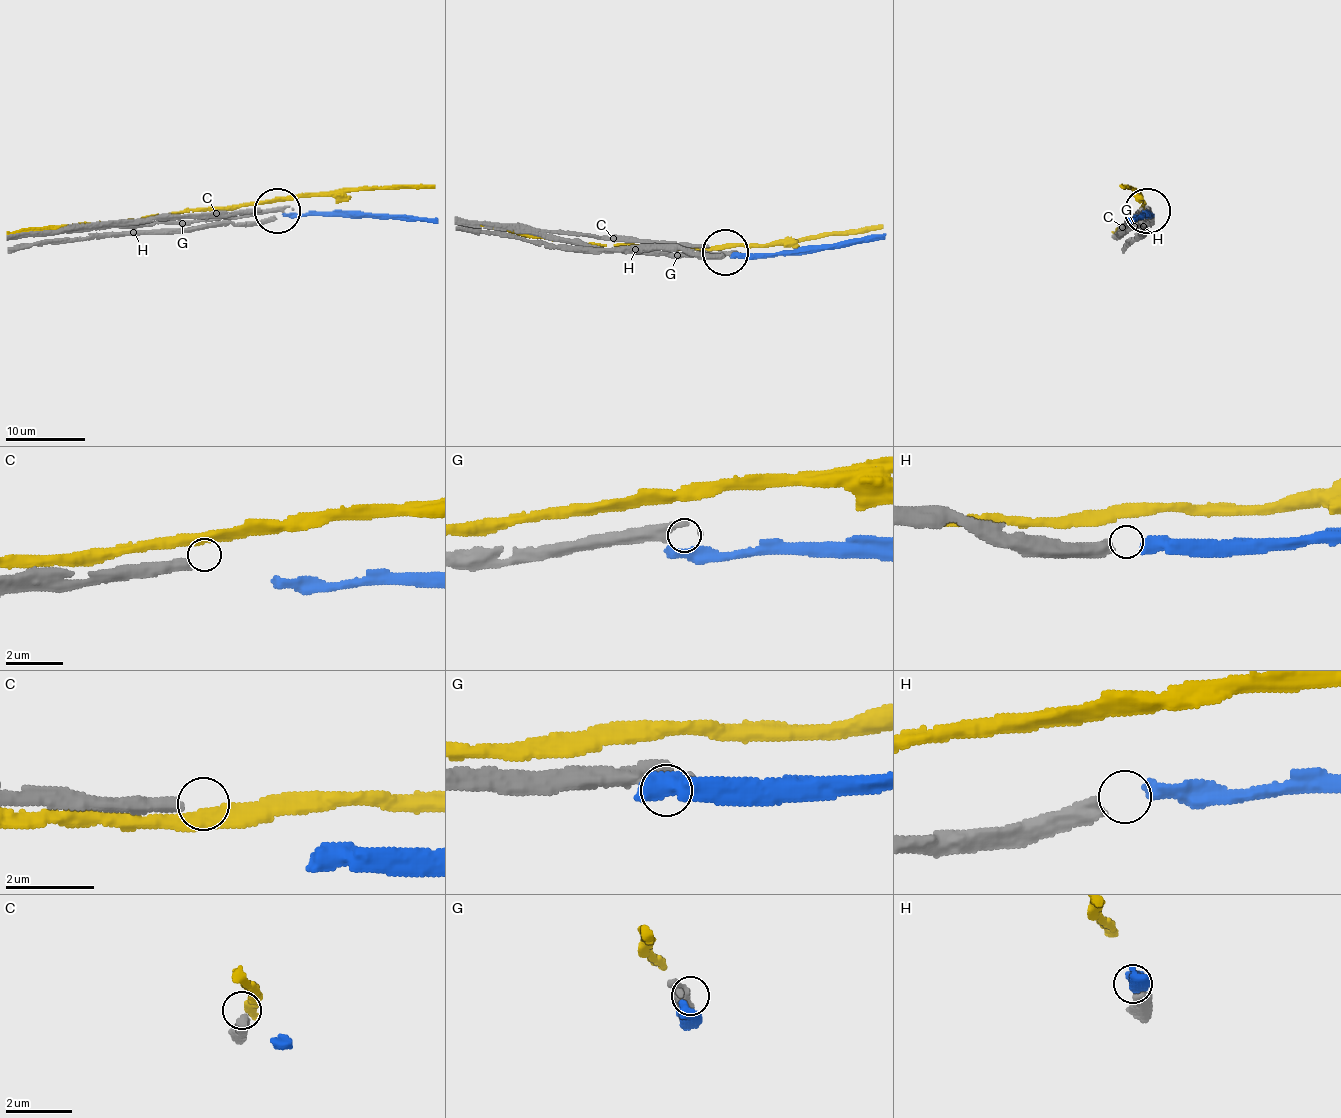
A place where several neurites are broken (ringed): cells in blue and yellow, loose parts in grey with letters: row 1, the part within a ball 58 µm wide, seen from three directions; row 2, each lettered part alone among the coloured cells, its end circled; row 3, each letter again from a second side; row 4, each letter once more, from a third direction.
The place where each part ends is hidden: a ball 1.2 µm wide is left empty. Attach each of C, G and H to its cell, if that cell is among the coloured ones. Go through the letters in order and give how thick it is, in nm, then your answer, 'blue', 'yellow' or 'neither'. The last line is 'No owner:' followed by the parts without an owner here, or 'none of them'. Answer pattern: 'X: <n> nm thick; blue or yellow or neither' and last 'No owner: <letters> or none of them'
C: 320 nm thick; neither
G: 400 nm thick; neither
H: 400 nm thick; blue
No owner: C, G

